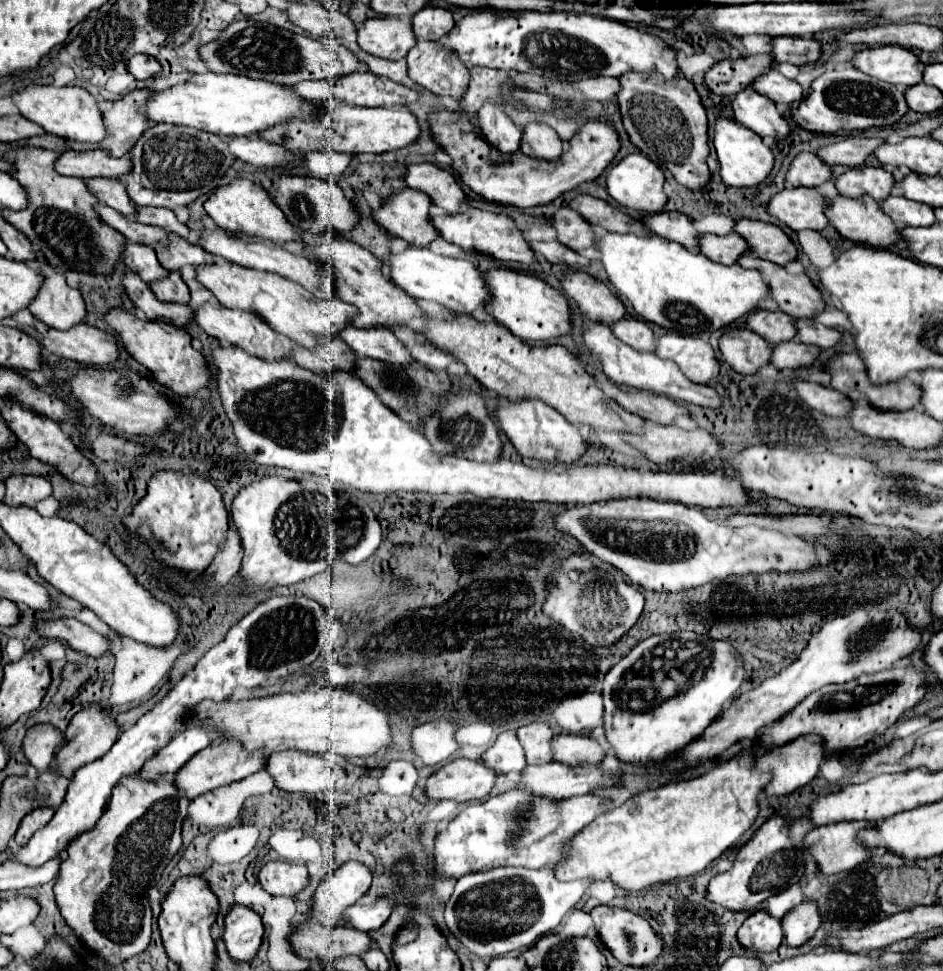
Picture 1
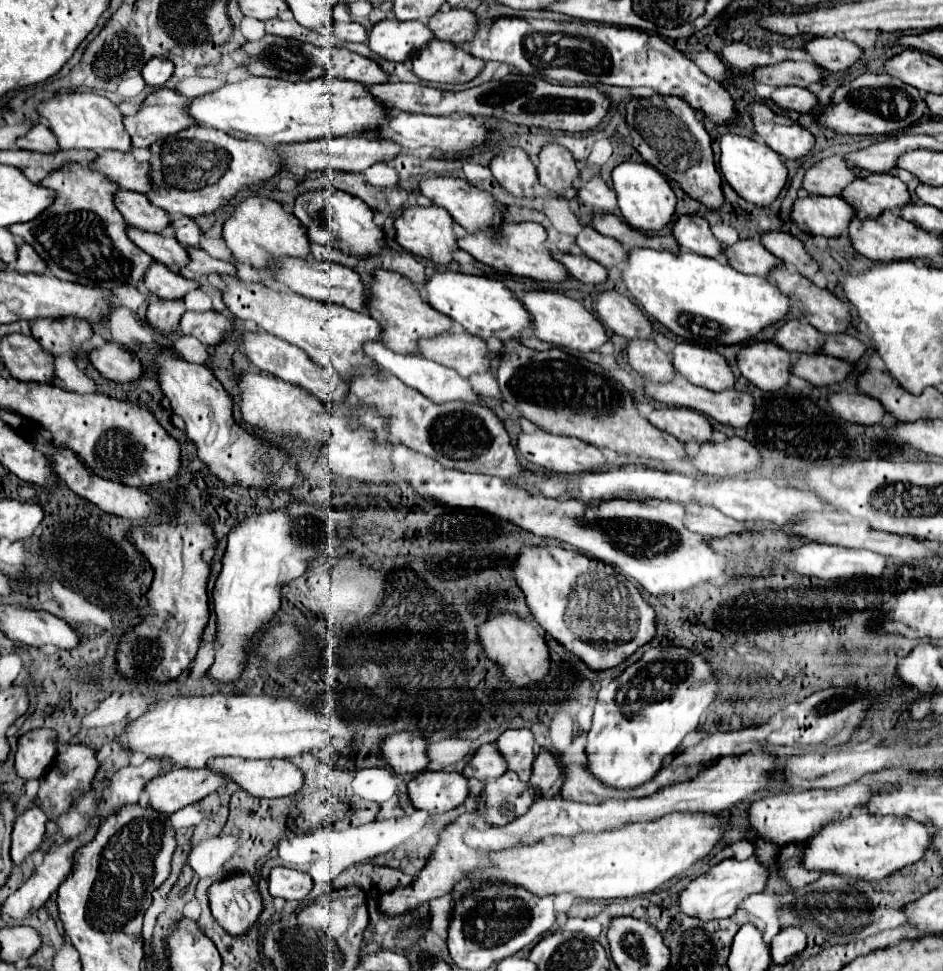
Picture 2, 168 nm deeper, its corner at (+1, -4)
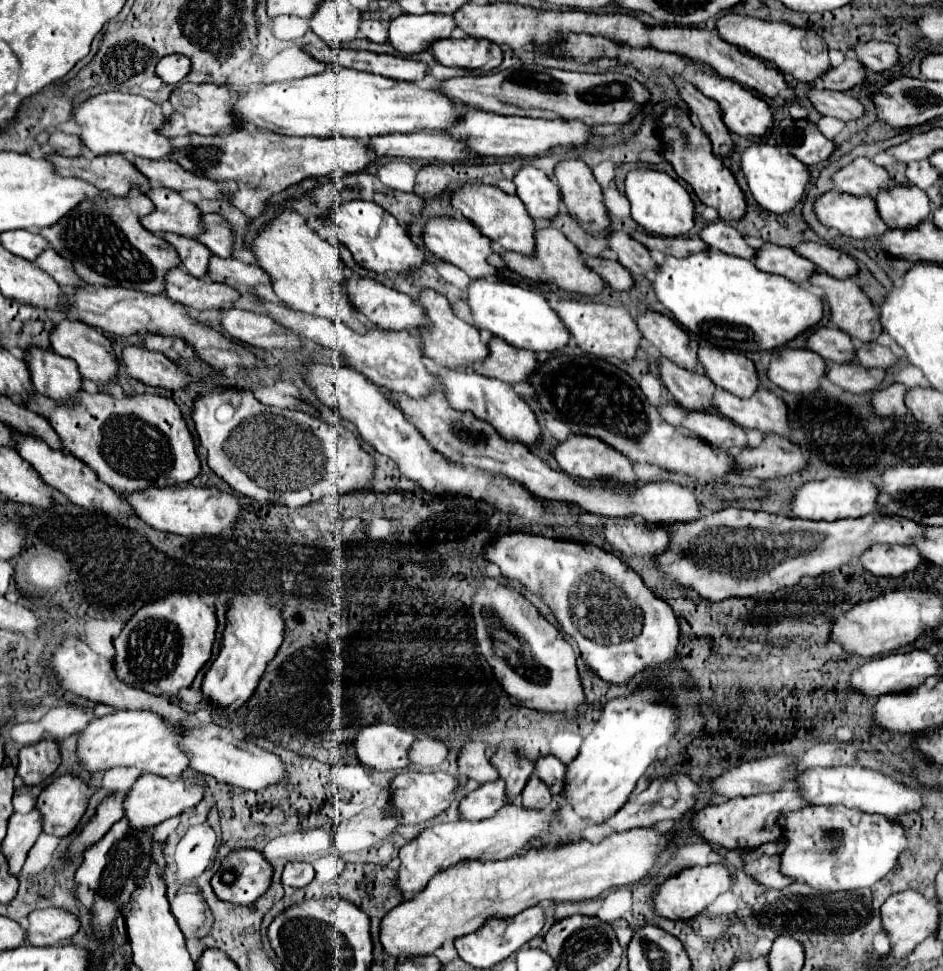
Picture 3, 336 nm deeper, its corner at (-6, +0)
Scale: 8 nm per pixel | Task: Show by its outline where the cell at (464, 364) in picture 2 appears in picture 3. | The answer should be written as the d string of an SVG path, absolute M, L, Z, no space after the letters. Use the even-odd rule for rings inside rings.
M499 338L491 340L489 350L491 352L487 360L473 366L475 372L503 382L529 382L531 372L537 366L537 358L533 356L535 352L517 350L515 346Z

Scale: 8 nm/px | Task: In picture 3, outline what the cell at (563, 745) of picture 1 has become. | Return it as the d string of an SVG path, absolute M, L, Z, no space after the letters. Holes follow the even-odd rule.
M533 774L533 776L527 780L527 786L525 786L523 792L521 792L521 804L527 806L527 808L533 808L533 810L541 810L541 808L545 808L549 802L551 802L551 792L549 792L549 788Z

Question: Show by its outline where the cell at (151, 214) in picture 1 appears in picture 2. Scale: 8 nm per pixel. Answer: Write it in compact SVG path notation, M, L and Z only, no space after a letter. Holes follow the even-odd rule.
M174 218L170 222L170 228L174 230L174 236L178 238L178 242L186 248L186 246L198 246L198 238L200 238L200 228L192 218Z

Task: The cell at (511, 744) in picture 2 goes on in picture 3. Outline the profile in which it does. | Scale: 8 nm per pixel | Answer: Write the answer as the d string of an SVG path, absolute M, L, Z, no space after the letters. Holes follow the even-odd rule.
M503 746L491 756L491 764L497 768L499 776L505 780L507 798L509 798L509 802L513 802L525 788L531 772L533 772L533 766L531 766L533 762L527 758L515 756L509 750L509 746Z

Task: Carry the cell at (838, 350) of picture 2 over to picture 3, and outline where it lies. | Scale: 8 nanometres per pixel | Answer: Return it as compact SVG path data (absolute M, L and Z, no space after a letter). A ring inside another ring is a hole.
M877 342L859 344L857 358L859 358L859 364L865 368L883 368L883 370L891 368L899 360L887 346L881 346Z

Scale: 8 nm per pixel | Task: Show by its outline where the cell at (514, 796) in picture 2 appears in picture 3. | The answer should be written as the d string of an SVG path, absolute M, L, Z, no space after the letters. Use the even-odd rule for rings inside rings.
M495 780L495 782L483 784L477 790L469 792L461 800L459 812L461 812L461 818L477 822L477 820L485 820L485 818L495 816L495 812L501 806L507 806L505 784L503 784L503 780Z

